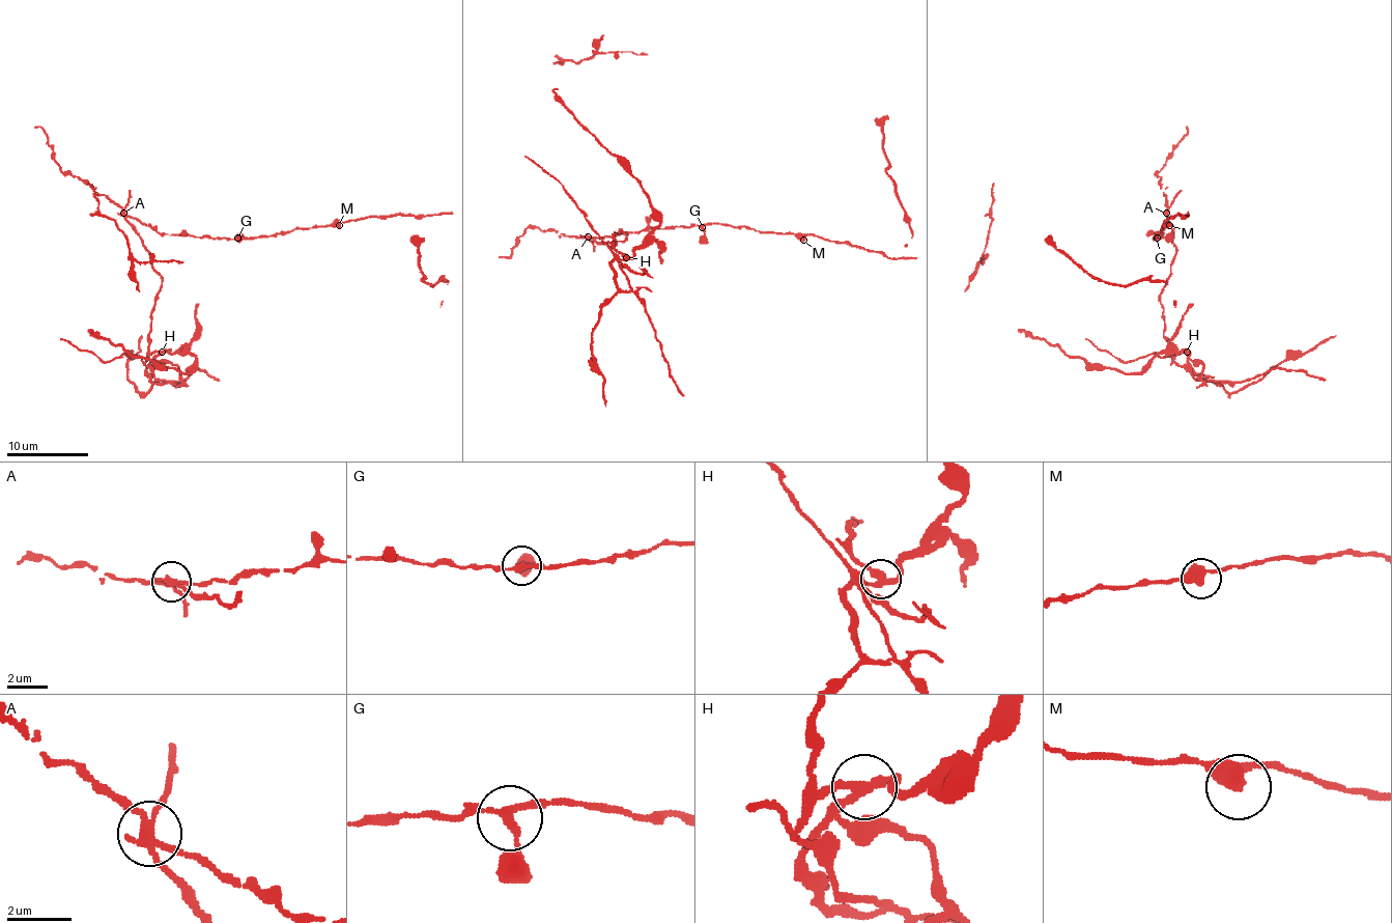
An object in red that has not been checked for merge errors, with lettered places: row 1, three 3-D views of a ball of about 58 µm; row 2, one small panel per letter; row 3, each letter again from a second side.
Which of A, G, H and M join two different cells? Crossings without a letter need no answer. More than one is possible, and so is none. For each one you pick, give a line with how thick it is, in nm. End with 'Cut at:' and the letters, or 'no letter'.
A: calibre 240 nm
H: calibre 280 nm
Cut at: A, H

